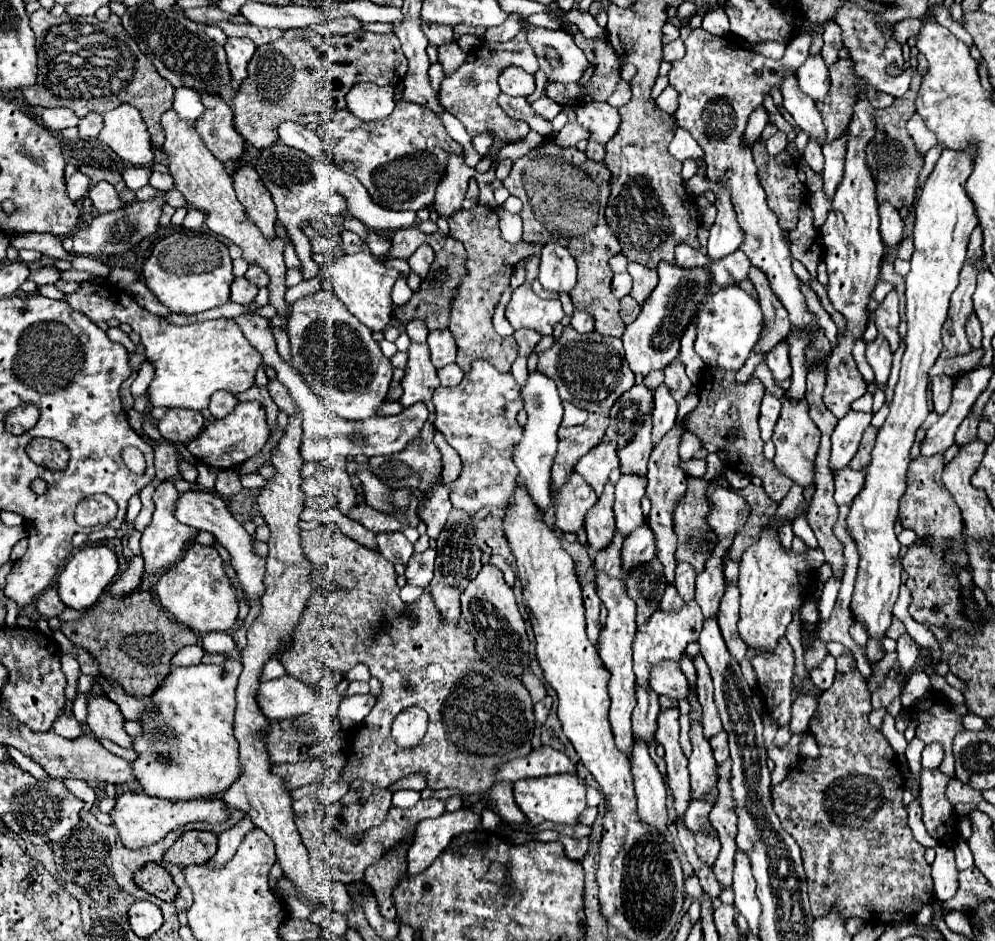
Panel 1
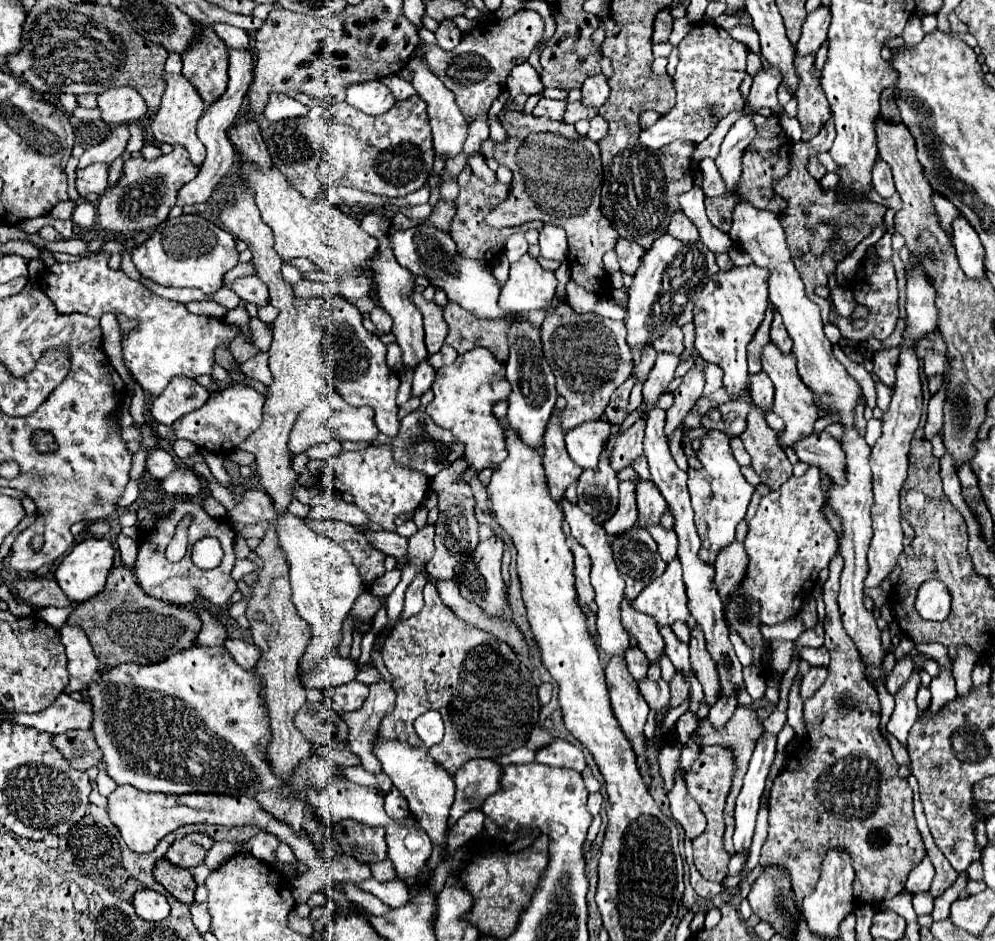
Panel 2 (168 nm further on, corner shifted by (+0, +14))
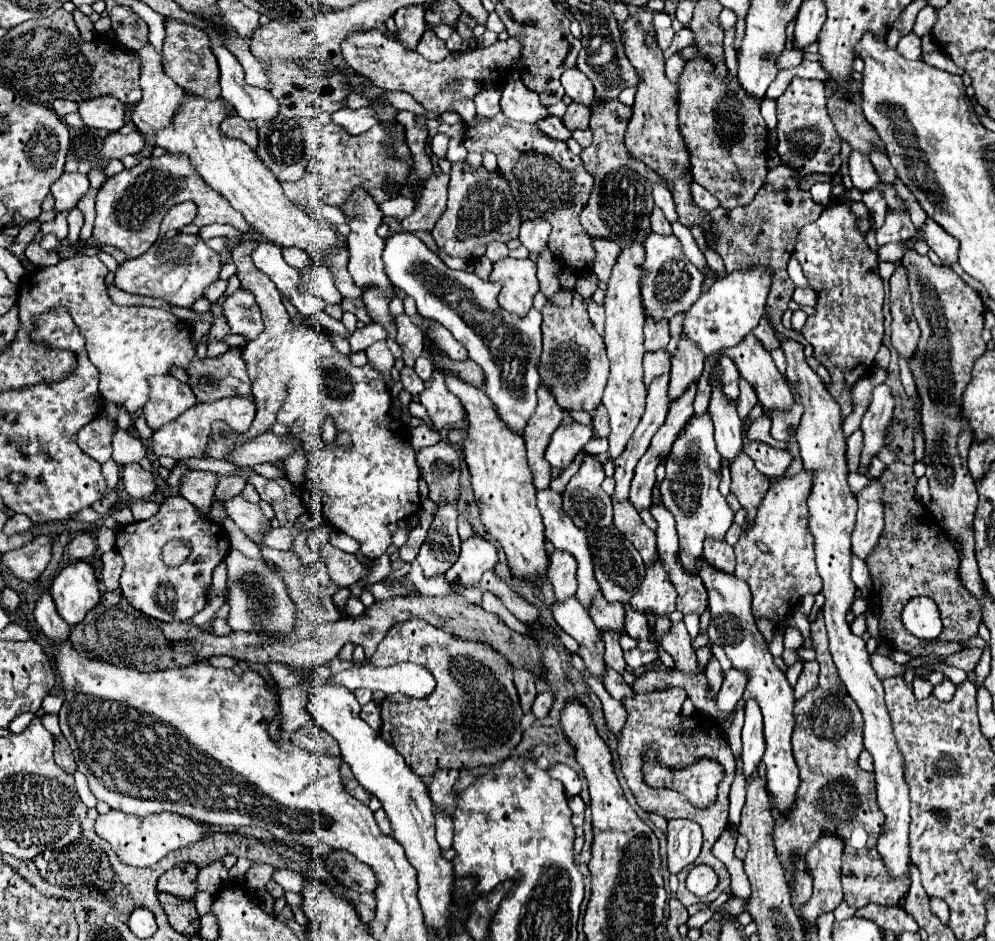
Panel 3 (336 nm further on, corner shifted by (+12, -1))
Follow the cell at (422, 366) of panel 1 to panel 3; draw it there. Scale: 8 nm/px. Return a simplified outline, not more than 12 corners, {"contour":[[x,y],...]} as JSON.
{"contour":[[362,189],[342,211],[352,219],[348,273],[362,289],[372,323],[402,359],[390,301],[396,287],[384,275],[382,213]]}

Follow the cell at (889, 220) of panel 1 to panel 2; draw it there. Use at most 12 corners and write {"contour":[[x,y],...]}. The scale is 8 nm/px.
{"contour":[[884,160],[872,168],[872,186],[882,198],[896,192],[892,172]]}

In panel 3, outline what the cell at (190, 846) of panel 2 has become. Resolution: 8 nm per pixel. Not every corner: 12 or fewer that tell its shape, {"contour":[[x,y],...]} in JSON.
{"contour":[[182,863],[160,875],[158,891],[182,899],[196,893],[198,867]]}

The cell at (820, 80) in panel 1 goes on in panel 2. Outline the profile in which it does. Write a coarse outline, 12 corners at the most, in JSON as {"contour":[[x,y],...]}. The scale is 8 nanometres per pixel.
{"contour":[[820,4],[802,26],[800,54],[818,52],[830,26],[830,8]]}

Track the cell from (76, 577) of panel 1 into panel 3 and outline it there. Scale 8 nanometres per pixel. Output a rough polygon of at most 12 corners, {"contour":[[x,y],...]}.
{"contour":[[64,567],[50,595],[66,623],[80,623],[100,601],[94,567]]}

